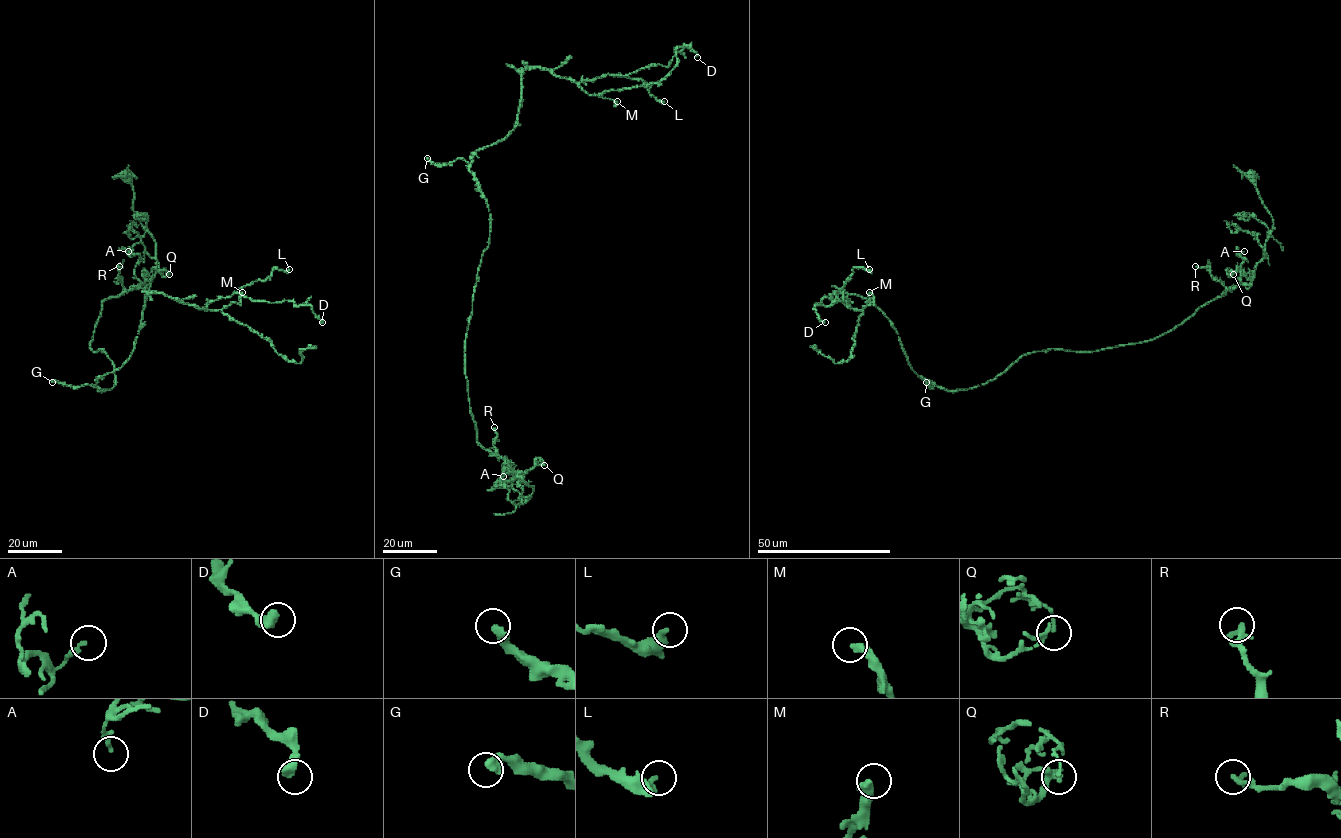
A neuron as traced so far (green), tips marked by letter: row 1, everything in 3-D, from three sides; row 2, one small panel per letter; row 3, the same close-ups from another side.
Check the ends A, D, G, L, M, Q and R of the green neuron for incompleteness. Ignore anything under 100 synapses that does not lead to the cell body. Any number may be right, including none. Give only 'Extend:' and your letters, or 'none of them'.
Extend: none of them

